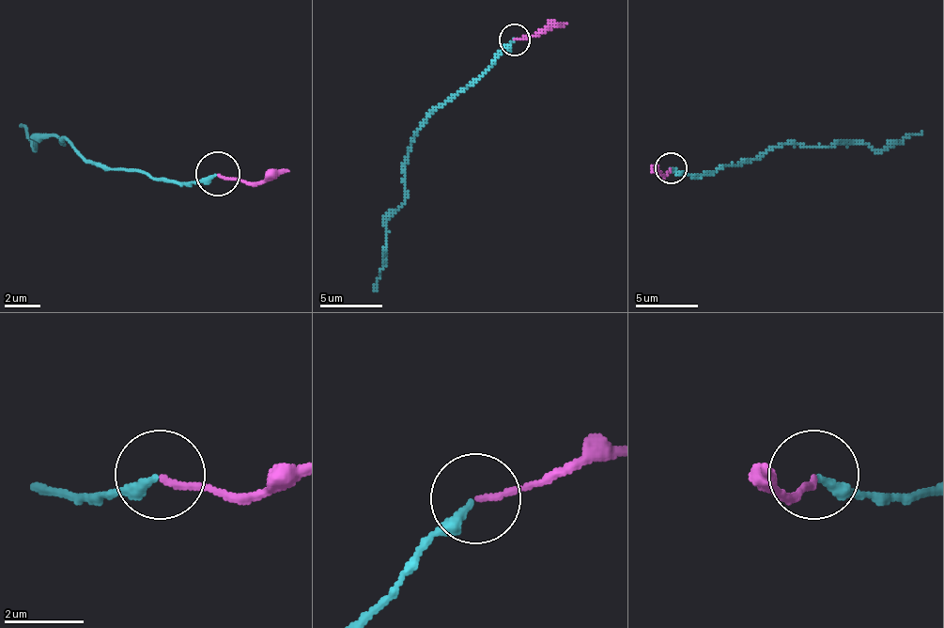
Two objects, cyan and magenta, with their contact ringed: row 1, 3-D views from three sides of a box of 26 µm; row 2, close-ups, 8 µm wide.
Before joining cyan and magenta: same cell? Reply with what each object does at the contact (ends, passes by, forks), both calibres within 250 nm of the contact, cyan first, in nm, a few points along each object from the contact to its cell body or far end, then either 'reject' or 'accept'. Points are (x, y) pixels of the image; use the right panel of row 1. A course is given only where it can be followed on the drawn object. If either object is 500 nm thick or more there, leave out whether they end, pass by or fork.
cyan ends | magenta ends | 240/140 nm | cyan via (670, 168), (707, 175), (719, 165), (741, 165), (785, 144), (835, 147), (850, 141), (885, 150), (921, 132) | magenta via (670, 168), (664, 175), (655, 165) | accept

